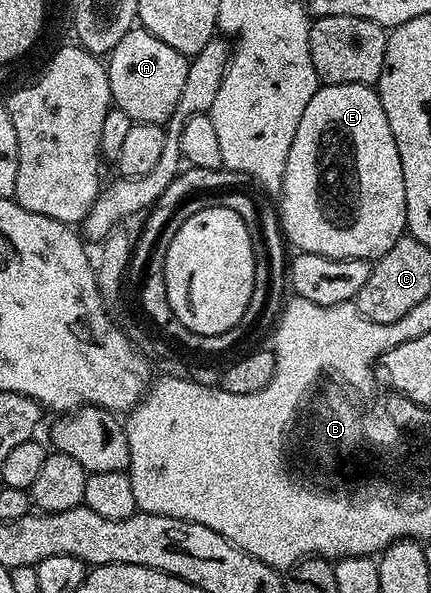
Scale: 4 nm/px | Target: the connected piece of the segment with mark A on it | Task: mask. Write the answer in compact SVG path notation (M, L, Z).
M135 26L109 53L106 68L112 103L131 117L134 123L162 125L178 105L189 60L145 28Z

